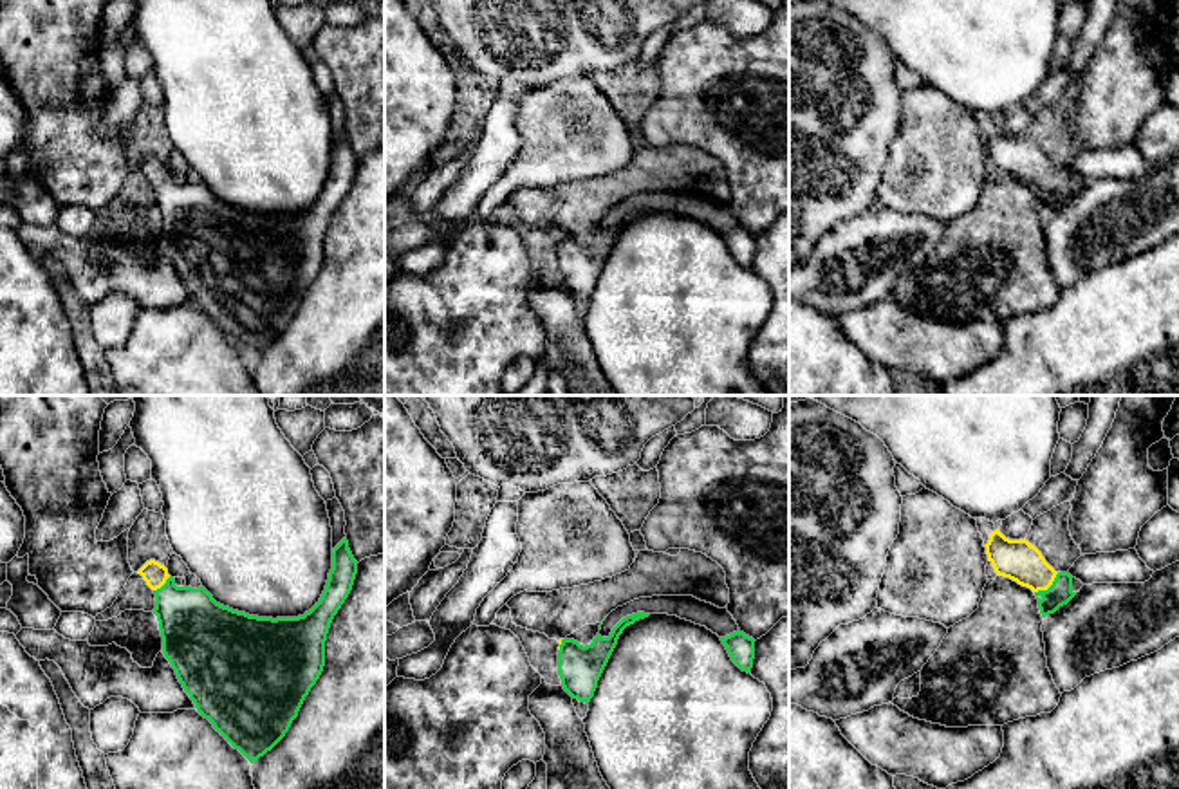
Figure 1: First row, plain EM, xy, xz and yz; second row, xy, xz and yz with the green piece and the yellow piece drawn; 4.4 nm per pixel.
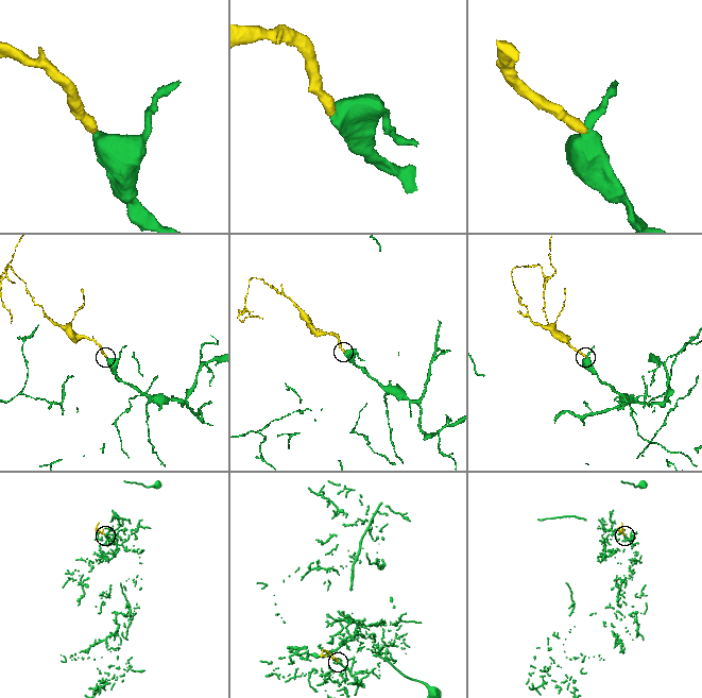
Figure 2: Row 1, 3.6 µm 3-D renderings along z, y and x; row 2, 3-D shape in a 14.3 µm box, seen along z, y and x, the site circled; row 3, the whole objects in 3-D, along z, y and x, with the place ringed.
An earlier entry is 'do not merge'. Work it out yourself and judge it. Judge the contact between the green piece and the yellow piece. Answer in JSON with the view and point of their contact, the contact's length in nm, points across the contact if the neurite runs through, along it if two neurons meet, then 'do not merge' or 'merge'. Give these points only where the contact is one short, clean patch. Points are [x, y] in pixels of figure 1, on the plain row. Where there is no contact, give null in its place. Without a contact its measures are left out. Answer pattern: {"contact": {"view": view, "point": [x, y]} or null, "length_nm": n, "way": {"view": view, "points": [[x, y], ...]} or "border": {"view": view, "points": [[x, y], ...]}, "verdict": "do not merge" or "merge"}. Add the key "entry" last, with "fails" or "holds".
{"contact": {"view": "yz", "point": [1049, 183]}, "length_nm": 140, "way": {"view": "yz", "points": [[1060, 188], [1049, 183], [1019, 156]]}, "verdict": "merge", "entry": "fails"}

